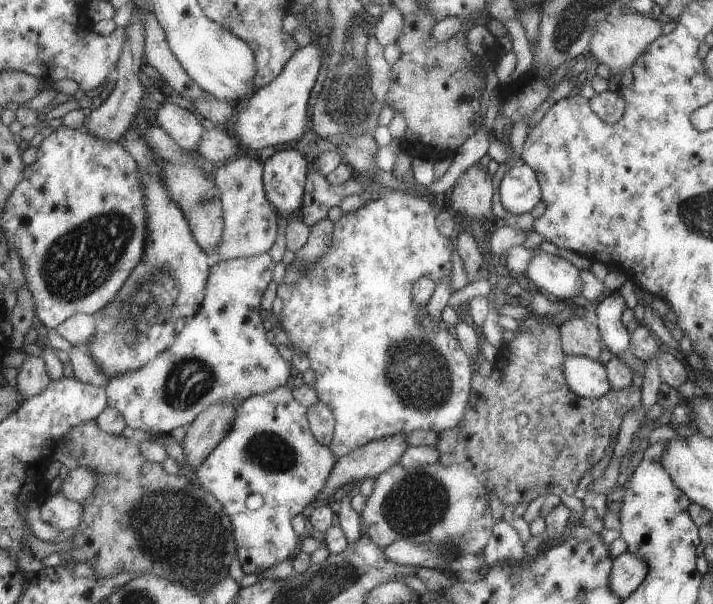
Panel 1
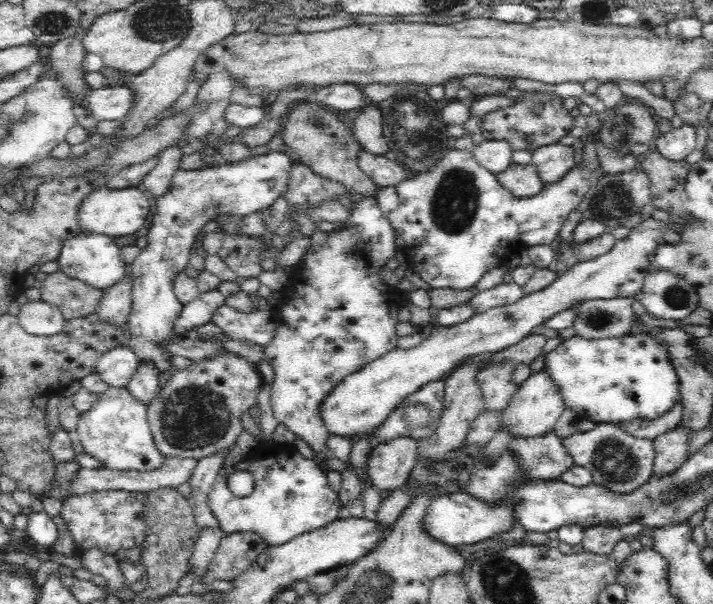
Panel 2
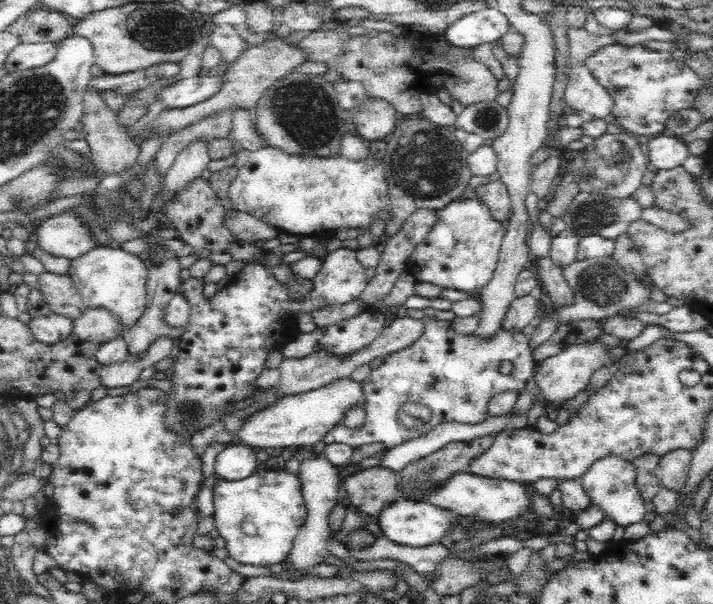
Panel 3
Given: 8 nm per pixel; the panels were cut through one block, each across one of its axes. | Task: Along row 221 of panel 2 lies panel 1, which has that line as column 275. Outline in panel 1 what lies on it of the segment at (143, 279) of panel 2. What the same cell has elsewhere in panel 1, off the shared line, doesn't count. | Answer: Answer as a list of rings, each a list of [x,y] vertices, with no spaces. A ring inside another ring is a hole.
[[[278,150],[264,162],[265,193],[286,220],[302,216],[307,180],[306,159],[298,150]]]

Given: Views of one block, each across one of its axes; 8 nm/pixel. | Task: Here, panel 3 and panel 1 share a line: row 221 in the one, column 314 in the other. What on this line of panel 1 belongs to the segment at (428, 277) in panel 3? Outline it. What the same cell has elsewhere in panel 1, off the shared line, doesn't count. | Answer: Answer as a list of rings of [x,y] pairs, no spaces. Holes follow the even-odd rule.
[[[280,386],[272,392],[257,394],[237,406],[237,417],[233,420],[233,429],[224,437],[221,444],[210,453],[204,465],[196,470],[201,487],[210,491],[225,507],[233,523],[233,533],[237,541],[237,558],[246,574],[260,574],[266,568],[276,566],[278,562],[290,559],[299,550],[298,535],[292,520],[298,513],[309,510],[326,488],[330,473],[337,464],[333,448],[321,444],[308,425],[307,407],[299,403],[290,393],[289,386]],[[250,494],[260,494],[264,501],[260,508],[251,510],[246,506]]]

